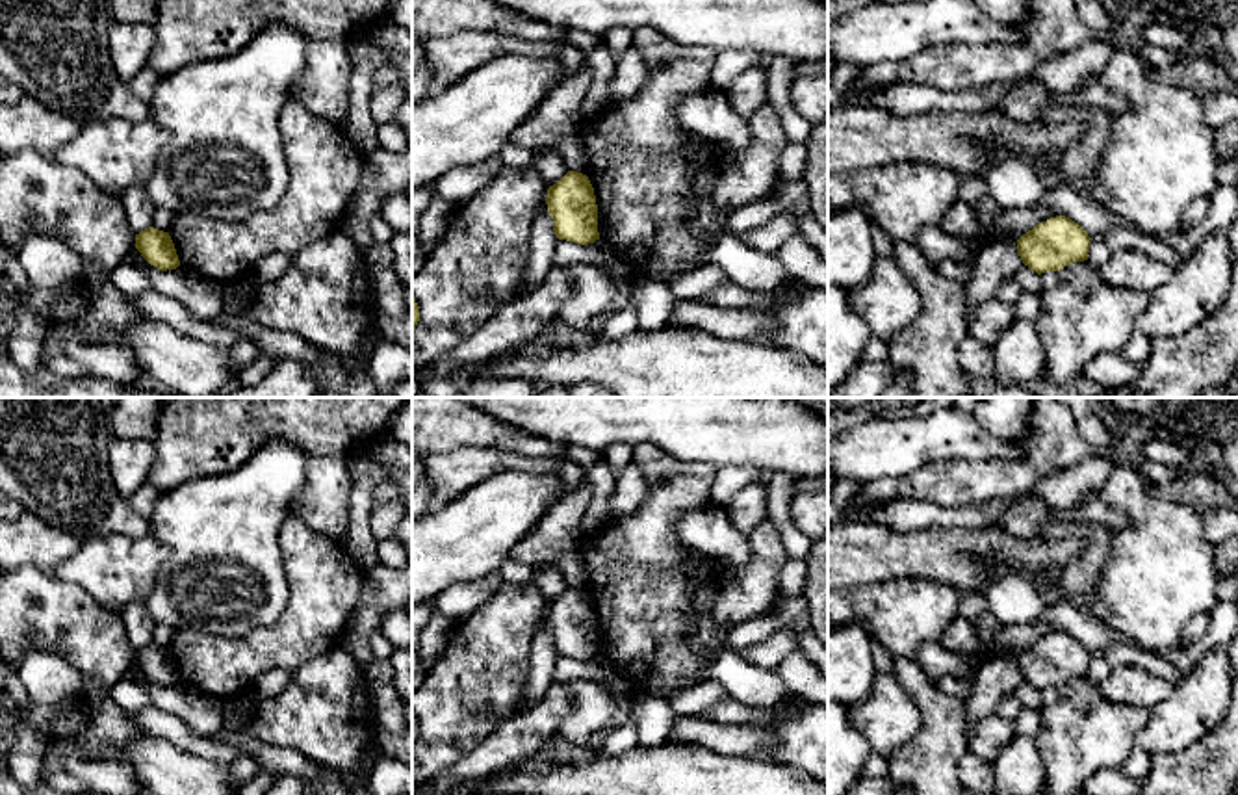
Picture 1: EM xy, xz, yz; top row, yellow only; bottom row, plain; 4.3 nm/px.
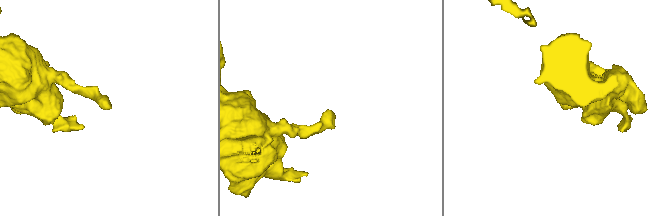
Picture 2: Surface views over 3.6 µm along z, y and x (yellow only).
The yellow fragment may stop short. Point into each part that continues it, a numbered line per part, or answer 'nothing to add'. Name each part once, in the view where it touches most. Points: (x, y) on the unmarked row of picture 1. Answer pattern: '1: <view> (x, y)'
nothing to add

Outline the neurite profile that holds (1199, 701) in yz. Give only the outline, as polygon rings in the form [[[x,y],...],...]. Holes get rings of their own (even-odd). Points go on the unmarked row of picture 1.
[[[1214,646],[1186,671],[1175,691],[1151,708],[1136,745],[1154,752],[1179,752],[1212,732],[1223,719],[1232,693],[1227,646]]]

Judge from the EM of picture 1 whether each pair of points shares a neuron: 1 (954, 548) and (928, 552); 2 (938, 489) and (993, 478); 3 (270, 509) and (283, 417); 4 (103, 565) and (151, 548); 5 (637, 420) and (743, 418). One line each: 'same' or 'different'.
1: same
2: same
3: different
4: same
5: same

